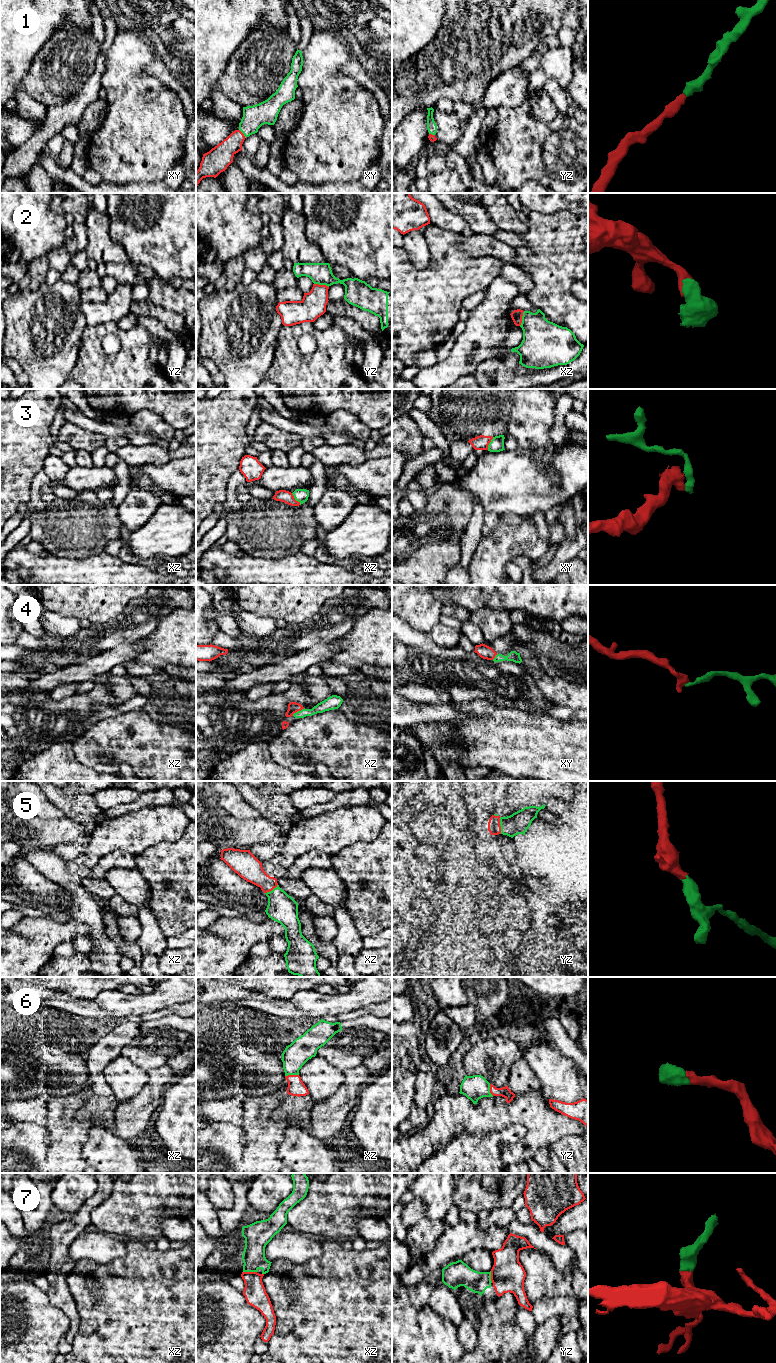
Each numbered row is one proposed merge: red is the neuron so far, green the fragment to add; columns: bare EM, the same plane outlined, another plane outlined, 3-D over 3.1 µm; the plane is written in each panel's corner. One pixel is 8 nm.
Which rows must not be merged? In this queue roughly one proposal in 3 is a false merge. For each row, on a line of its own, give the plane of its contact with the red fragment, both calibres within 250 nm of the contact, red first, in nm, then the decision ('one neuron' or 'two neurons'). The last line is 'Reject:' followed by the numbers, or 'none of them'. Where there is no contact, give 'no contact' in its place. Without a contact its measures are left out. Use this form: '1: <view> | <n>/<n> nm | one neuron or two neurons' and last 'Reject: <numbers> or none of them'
1: xy | 190/180 nm | one neuron
2: yz | 200/180 nm | two neurons
3: xz | 100/110 nm | two neurons
4: xz | 90/100 nm | one neuron
5: yz | 100/170 nm | one neuron
6: xz | 140/200 nm | one neuron
7: xz | 180/180 nm | one neuron
Reject: 2, 3

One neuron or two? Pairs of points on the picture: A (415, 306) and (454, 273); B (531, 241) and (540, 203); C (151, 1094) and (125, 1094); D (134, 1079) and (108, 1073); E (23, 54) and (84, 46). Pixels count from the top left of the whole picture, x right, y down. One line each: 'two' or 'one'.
A: one
B: two
C: two
D: one
E: two

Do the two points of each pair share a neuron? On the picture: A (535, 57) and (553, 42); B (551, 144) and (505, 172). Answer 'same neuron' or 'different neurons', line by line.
A: same neuron
B: same neuron

